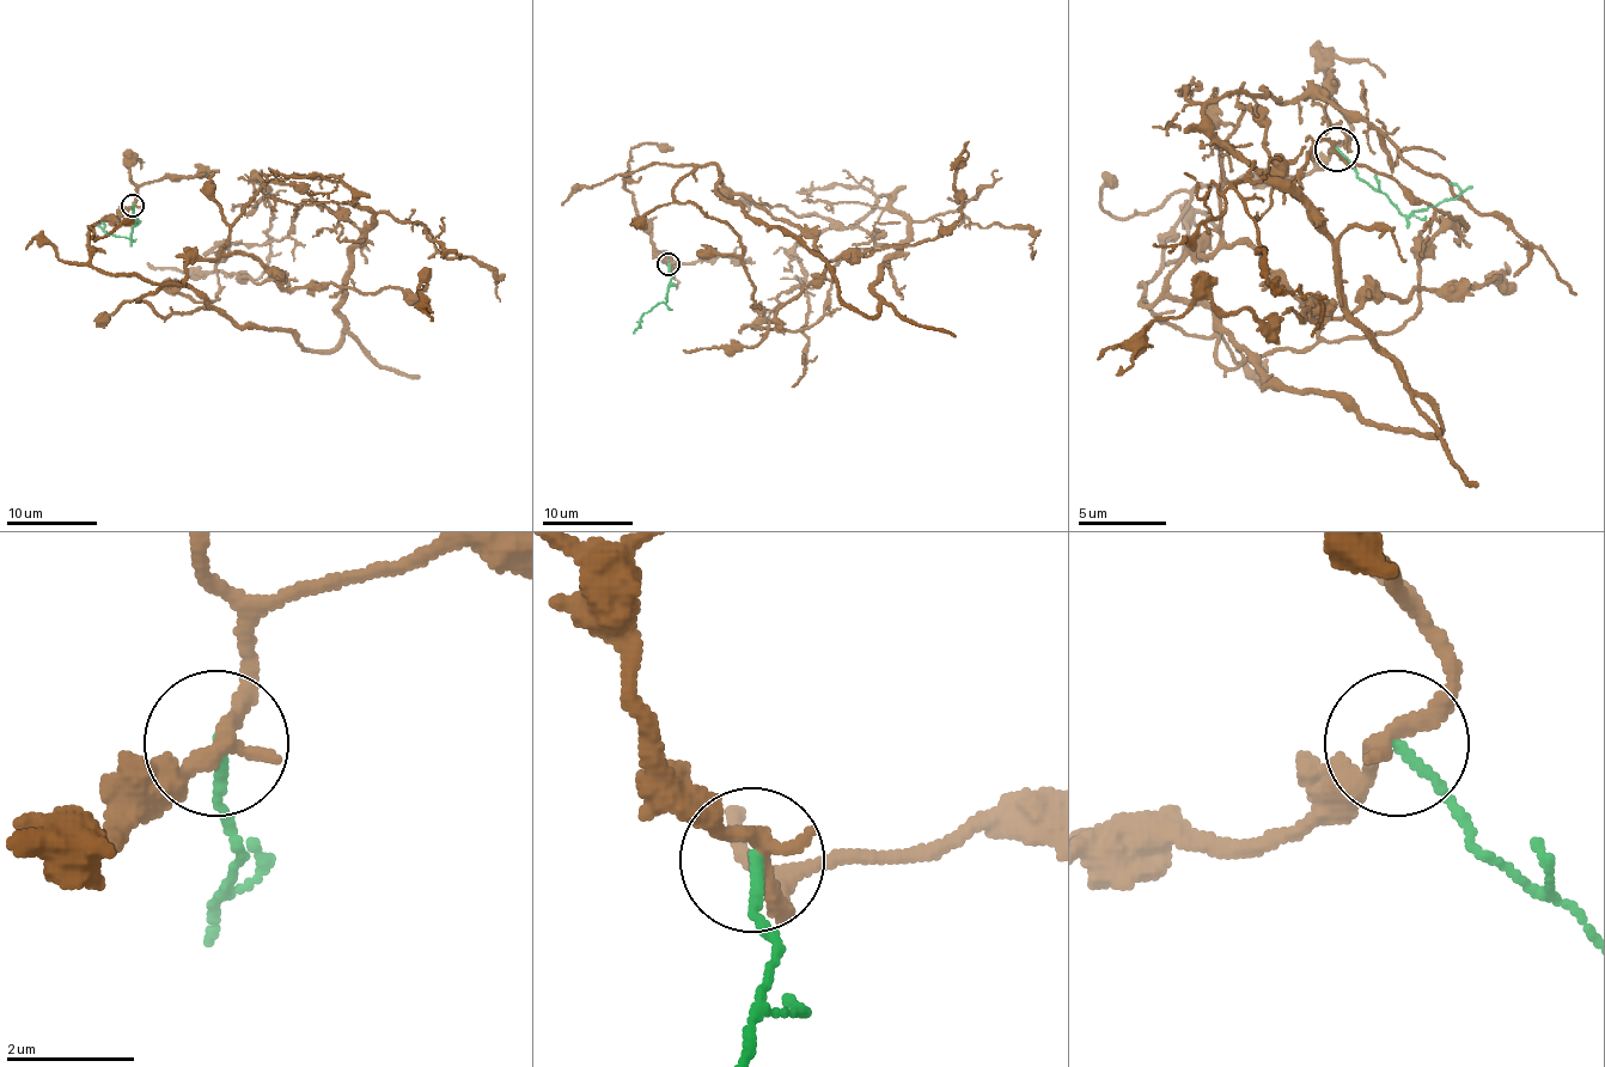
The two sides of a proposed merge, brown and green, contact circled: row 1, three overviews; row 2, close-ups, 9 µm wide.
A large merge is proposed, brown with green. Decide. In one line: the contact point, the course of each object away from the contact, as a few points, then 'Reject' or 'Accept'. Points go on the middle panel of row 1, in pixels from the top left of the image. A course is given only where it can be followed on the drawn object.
Place: (669, 264). Course of brown: (669, 263), (626, 188), (653, 164), (899, 243), (884, 195), (795, 245), (791, 385). Course of green: (669, 263), (671, 284), (666, 299), (648, 311), (633, 334). Reject

